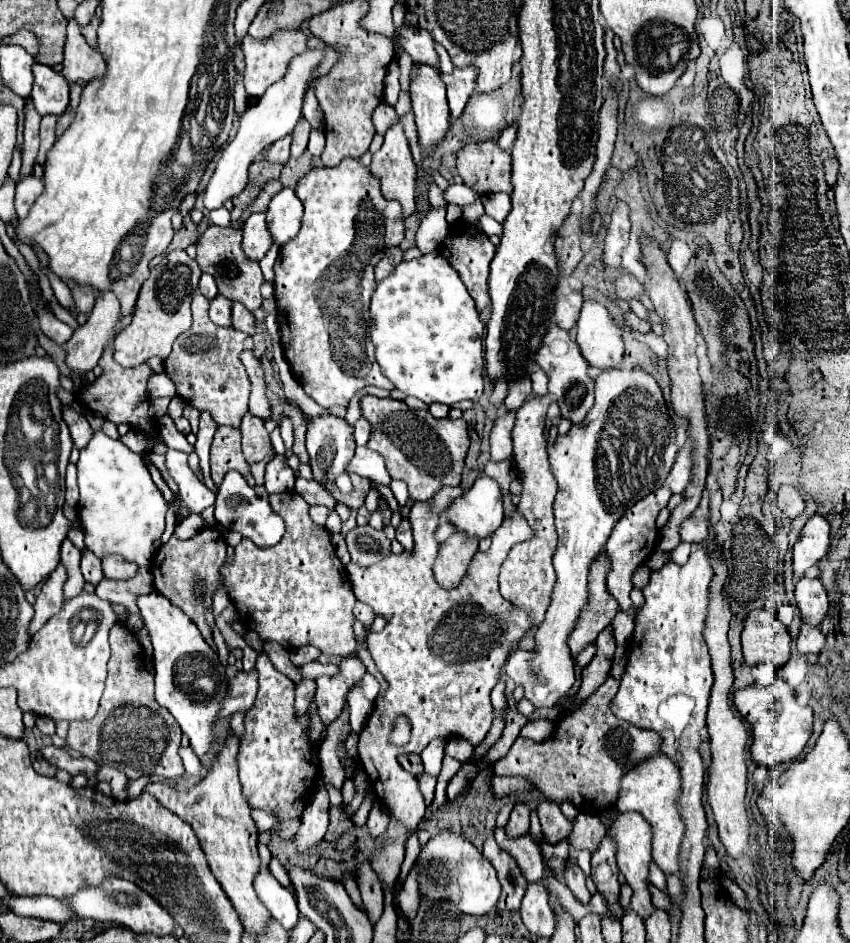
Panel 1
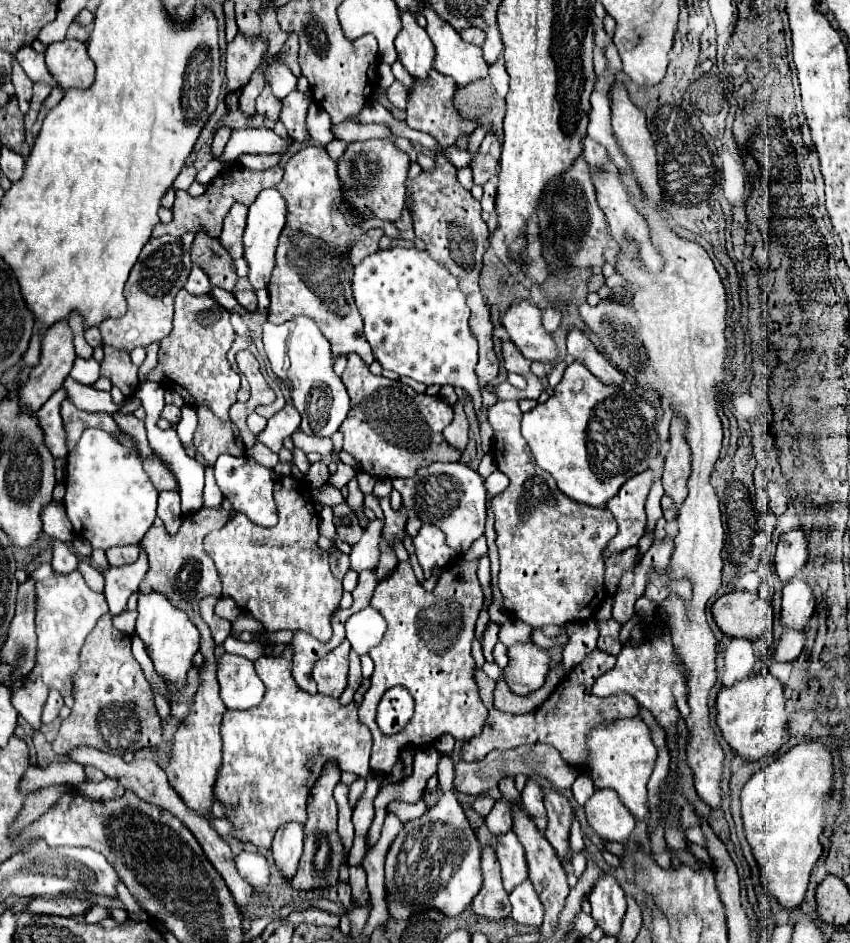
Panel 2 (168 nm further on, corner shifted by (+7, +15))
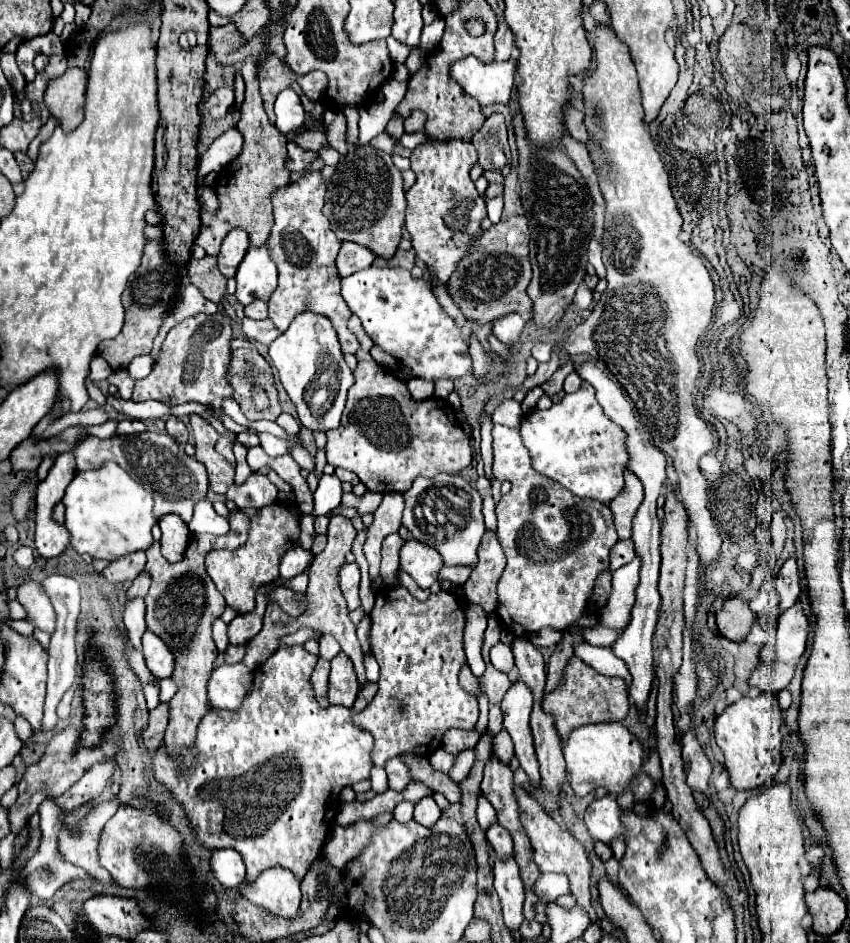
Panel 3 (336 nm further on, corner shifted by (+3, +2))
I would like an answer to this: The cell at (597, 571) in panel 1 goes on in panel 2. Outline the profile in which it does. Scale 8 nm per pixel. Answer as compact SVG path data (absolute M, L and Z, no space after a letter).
M499 401L489 407L489 423L495 431L495 461L499 471L503 471L511 483L509 487L493 497L495 509L495 531L497 531L497 549L499 549L499 589L503 593L505 609L511 617L521 619L533 629L541 629L545 625L567 625L589 621L595 615L595 609L605 601L605 563L603 549L617 535L617 523L607 509L595 509L587 505L579 505L565 497L553 477L535 465L531 451L527 449L527 441L521 435L521 417L519 401Z

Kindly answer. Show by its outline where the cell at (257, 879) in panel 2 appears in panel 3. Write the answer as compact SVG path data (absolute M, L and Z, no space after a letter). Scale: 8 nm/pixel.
M231 848L213 850L209 868L223 888L235 888L245 880L245 864L237 850Z

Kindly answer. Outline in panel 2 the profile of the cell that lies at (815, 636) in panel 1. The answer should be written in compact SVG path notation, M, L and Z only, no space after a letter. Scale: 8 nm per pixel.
M787 629L781 639L777 649L773 651L775 661L793 661L801 655L805 645L805 631L797 631L797 629Z

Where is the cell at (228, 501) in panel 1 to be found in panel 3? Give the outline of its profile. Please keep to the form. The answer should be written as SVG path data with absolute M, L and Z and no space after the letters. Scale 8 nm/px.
M251 474L243 486L231 486L225 498L233 500L239 510L259 510L277 500L277 488L269 482L267 476Z

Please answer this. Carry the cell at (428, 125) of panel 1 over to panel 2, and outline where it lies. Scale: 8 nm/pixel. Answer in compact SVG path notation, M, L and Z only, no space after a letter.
M401 13L403 29L395 39L397 55L409 75L417 81L427 81L429 71L433 69L435 49L423 27L417 25L415 17L409 13Z

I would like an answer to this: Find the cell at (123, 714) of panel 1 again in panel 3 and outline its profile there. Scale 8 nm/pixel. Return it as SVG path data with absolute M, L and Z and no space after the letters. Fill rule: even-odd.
M65 728L63 732L55 734L51 738L51 742L45 748L45 754L41 756L39 762L27 766L27 772L23 774L21 782L17 784L19 796L15 800L13 806L9 806L9 826L11 832L17 834L21 830L21 826L25 824L25 820L29 818L29 814L35 814L39 808L39 802L43 802L43 798L55 798L57 794L63 794L67 788L71 788L83 774L85 770L89 770L95 762L111 758L117 754L117 746L113 742L103 742L99 748L77 748L81 730L79 728ZM75 750L75 754L73 754Z

